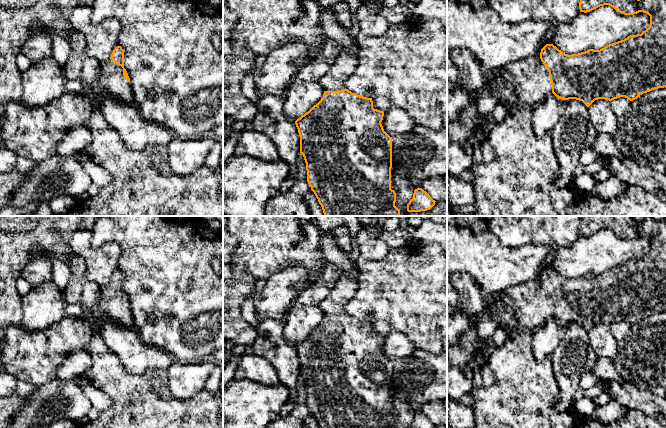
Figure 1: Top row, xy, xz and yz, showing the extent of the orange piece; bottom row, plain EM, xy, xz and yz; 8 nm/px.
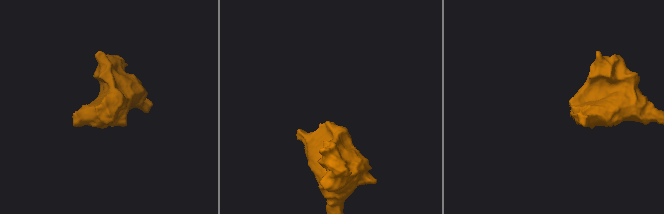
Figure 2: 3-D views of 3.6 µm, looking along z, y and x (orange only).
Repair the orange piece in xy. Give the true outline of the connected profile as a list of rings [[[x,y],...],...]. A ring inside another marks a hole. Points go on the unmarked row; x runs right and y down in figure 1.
[[[117,270],[111,281],[100,286],[99,307],[113,321],[125,327],[133,327],[130,302],[124,292],[124,274]]]

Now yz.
[[[581,216],[579,233],[587,237],[600,230],[609,229],[617,236],[624,239],[634,239],[639,236],[650,240],[650,249],[641,258],[630,259],[624,264],[609,268],[600,274],[589,273],[578,278],[565,278],[553,268],[546,268],[540,279],[527,281],[514,285],[502,293],[493,295],[490,306],[477,315],[477,322],[483,320],[494,320],[497,325],[510,323],[513,319],[518,321],[519,330],[535,332],[545,322],[554,318],[562,324],[576,323],[582,325],[589,331],[595,324],[614,323],[625,321],[630,325],[637,323],[643,317],[658,312],[666,312],[666,218],[656,221],[647,216],[642,222],[636,222],[633,216]],[[509,296],[512,301],[504,311],[500,311],[500,302]]]

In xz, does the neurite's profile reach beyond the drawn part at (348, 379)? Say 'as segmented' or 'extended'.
extended

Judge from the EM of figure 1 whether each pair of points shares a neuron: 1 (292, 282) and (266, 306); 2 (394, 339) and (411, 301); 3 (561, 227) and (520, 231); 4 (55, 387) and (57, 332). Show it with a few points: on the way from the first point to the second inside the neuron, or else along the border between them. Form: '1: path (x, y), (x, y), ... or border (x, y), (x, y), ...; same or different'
1: path (286, 286), (272, 300); same
2: border (392, 328), (402, 332), (414, 347); different
3: path (551, 227), (530, 229); same
4: border (55, 378), (36, 387); different

